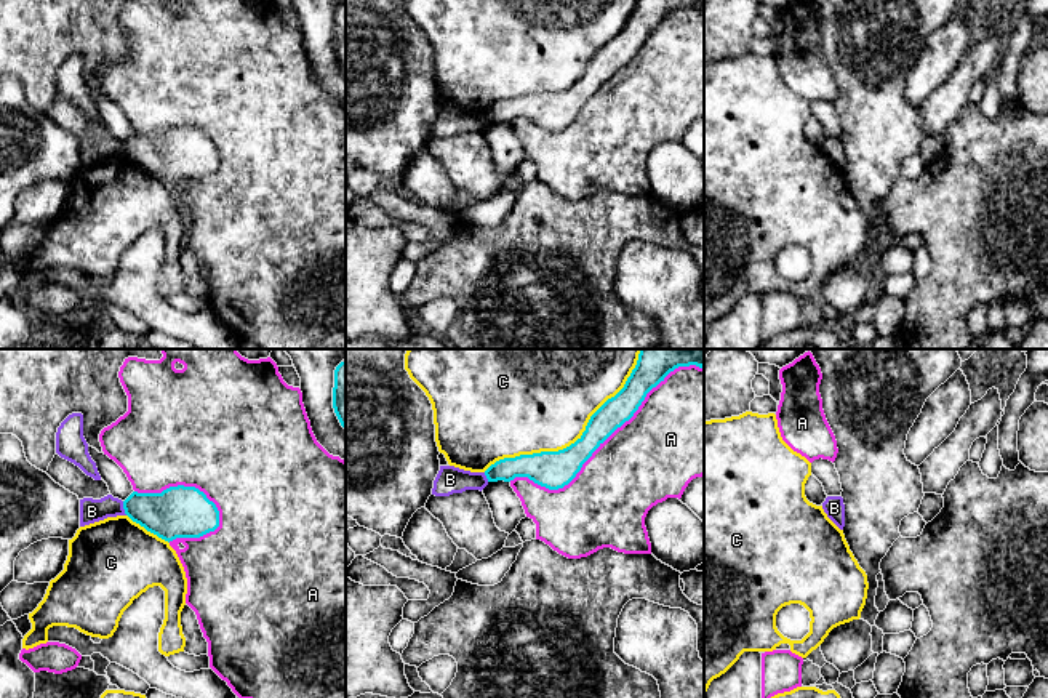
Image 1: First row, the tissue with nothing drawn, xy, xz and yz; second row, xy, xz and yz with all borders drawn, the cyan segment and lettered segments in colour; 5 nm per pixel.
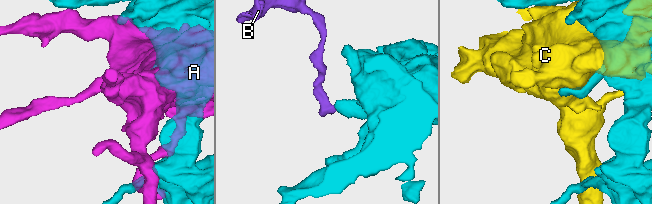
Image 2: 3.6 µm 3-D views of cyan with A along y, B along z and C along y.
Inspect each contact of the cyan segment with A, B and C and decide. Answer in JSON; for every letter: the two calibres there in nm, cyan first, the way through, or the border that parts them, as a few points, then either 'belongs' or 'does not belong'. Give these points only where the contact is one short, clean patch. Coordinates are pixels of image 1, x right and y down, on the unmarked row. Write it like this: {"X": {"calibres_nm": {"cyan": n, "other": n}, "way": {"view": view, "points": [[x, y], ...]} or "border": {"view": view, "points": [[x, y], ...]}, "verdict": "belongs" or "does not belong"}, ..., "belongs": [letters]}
{"A": {"calibres_nm": {"cyan": 150, "other": 440}, "verdict": "does not belong"}, "B": {"calibres_nm": {"cyan": 240, "other": 120}, "border": {"view": "xy", "points": [[122, 143], [127, 156]]}, "verdict": "does not belong"}, "C": {"calibres_nm": {"cyan": 190, "other": 460}, "verdict": "does not belong"}, "belongs": []}

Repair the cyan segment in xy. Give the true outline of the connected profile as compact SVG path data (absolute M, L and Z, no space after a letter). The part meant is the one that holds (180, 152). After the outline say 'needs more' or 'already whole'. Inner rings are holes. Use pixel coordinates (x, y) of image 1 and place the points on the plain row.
M170 128L162 134L133 133L123 142L125 155L165 183L200 179L219 168L219 152L195 128Z; already whole

